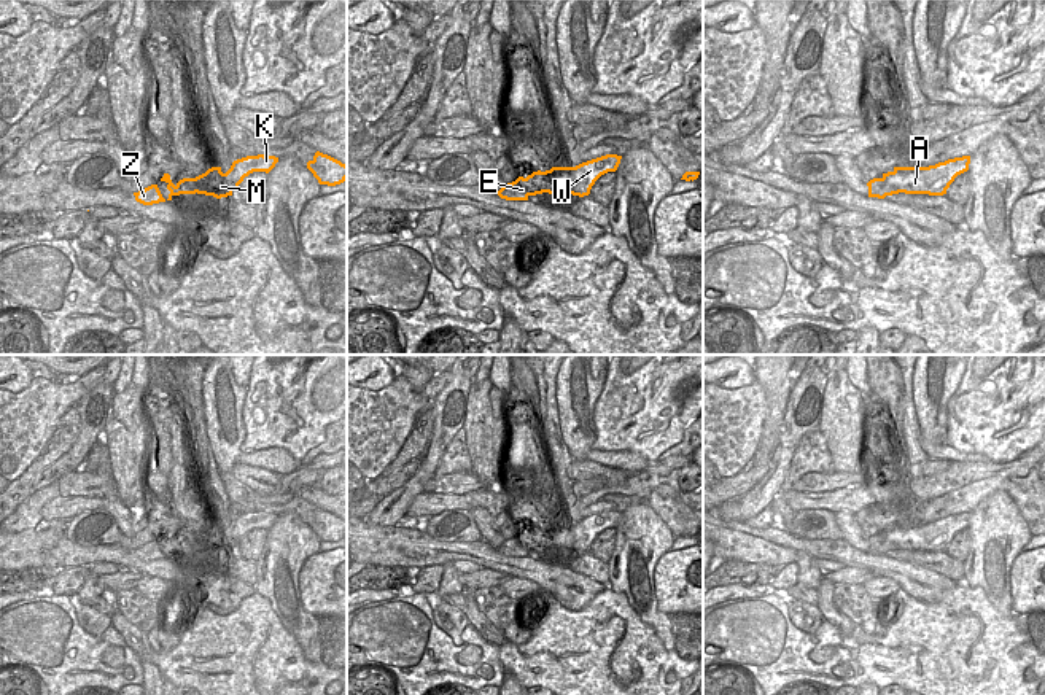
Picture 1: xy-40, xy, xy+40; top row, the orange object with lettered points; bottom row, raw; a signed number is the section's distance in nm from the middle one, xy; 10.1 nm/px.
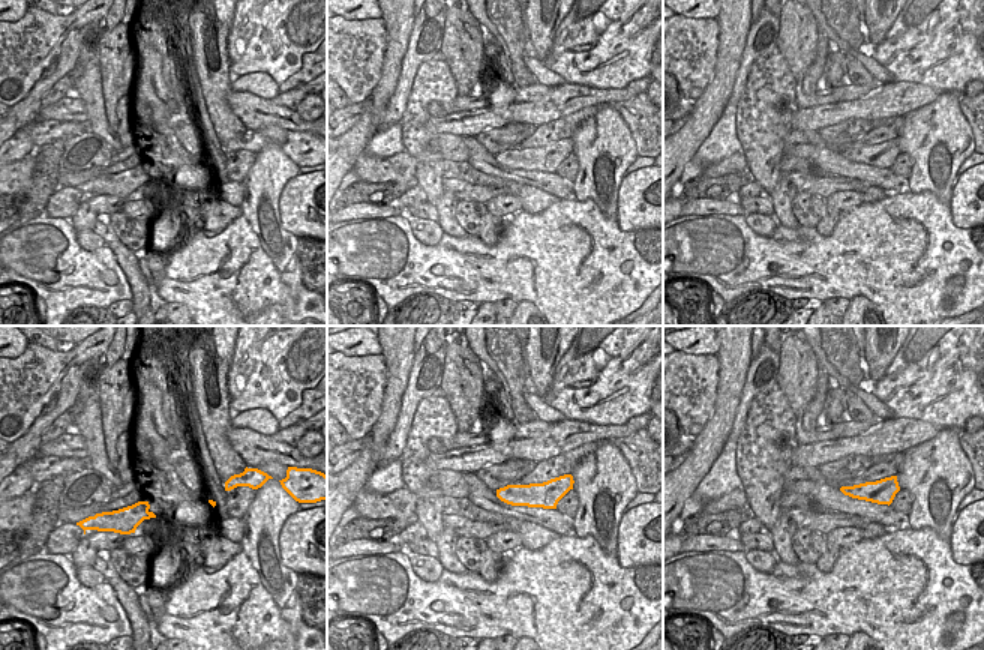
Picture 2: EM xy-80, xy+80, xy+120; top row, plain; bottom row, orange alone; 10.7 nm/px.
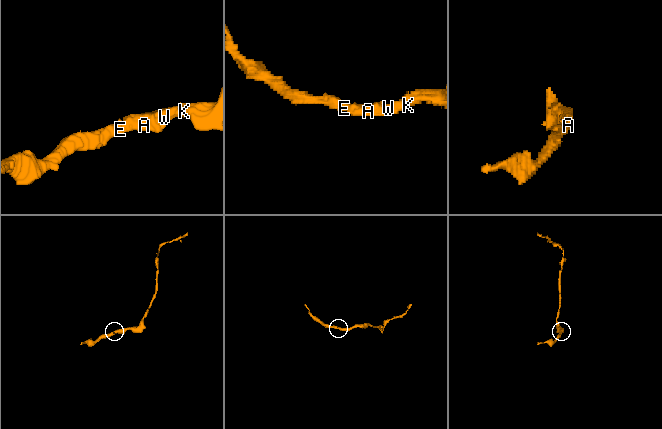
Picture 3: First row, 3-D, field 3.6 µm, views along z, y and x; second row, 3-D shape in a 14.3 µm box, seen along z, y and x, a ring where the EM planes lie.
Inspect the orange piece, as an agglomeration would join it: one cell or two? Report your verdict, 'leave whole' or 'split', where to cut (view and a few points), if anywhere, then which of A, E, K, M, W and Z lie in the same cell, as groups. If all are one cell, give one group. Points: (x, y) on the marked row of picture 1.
leave whole | no cut | A E K M W Z

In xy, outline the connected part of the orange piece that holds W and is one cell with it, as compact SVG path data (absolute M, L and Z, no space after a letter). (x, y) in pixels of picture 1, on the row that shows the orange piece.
M606 154L576 167L552 167L546 172L533 172L526 178L519 177L515 181L504 184L498 196L506 200L528 200L530 196L573 194L589 196L595 181L608 173L616 172L622 156Z

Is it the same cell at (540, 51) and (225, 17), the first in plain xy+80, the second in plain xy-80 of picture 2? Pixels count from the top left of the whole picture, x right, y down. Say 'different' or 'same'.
different

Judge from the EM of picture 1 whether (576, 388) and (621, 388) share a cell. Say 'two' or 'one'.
two

